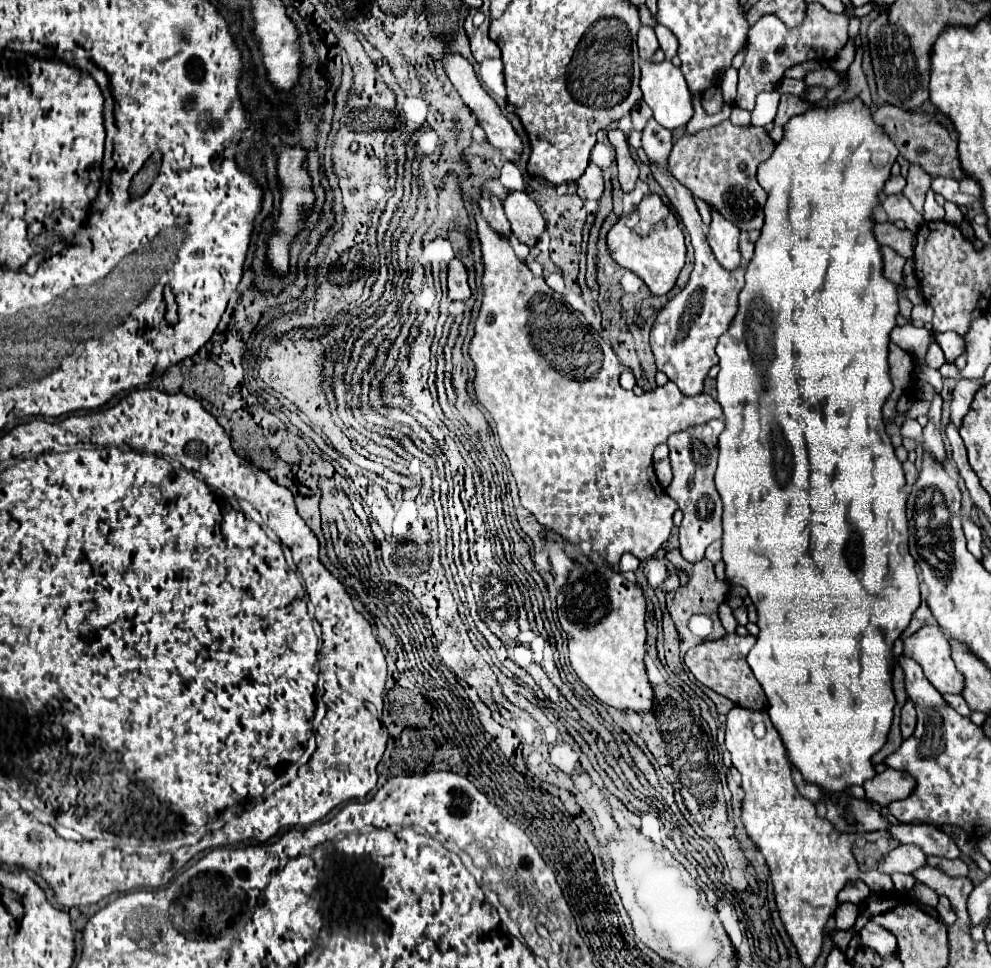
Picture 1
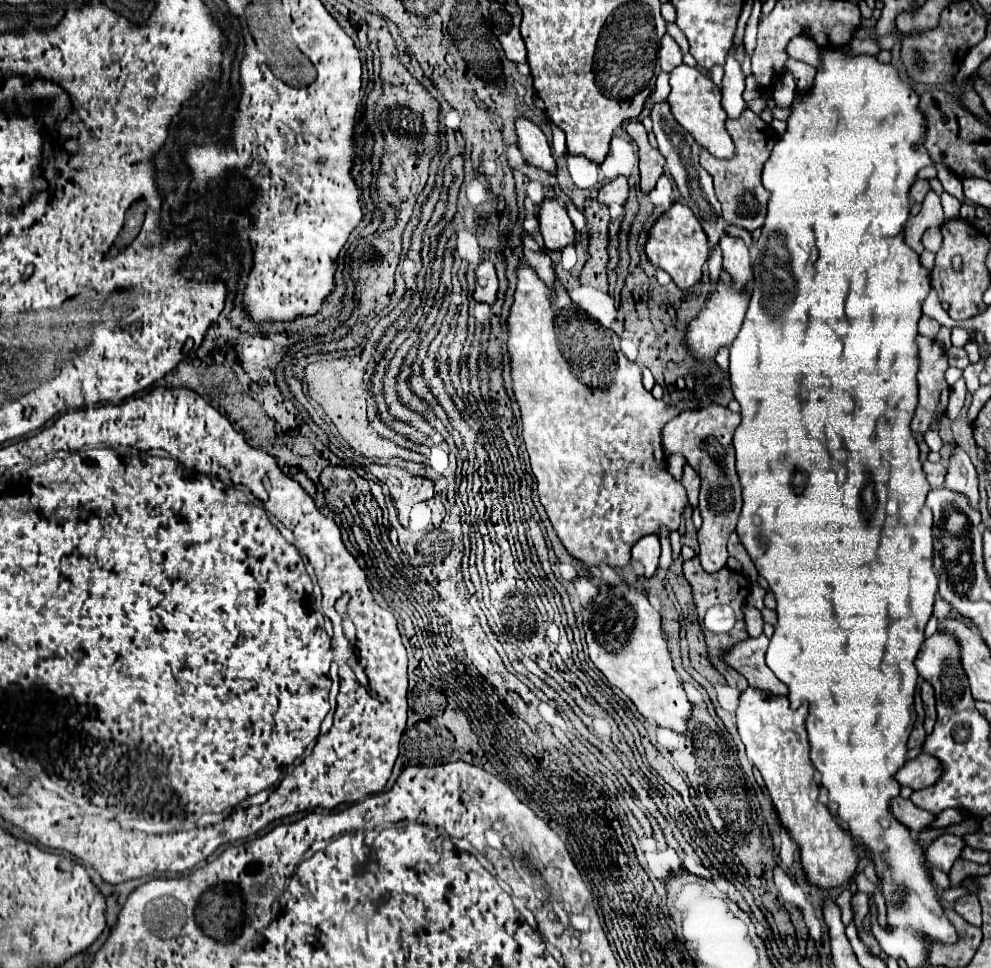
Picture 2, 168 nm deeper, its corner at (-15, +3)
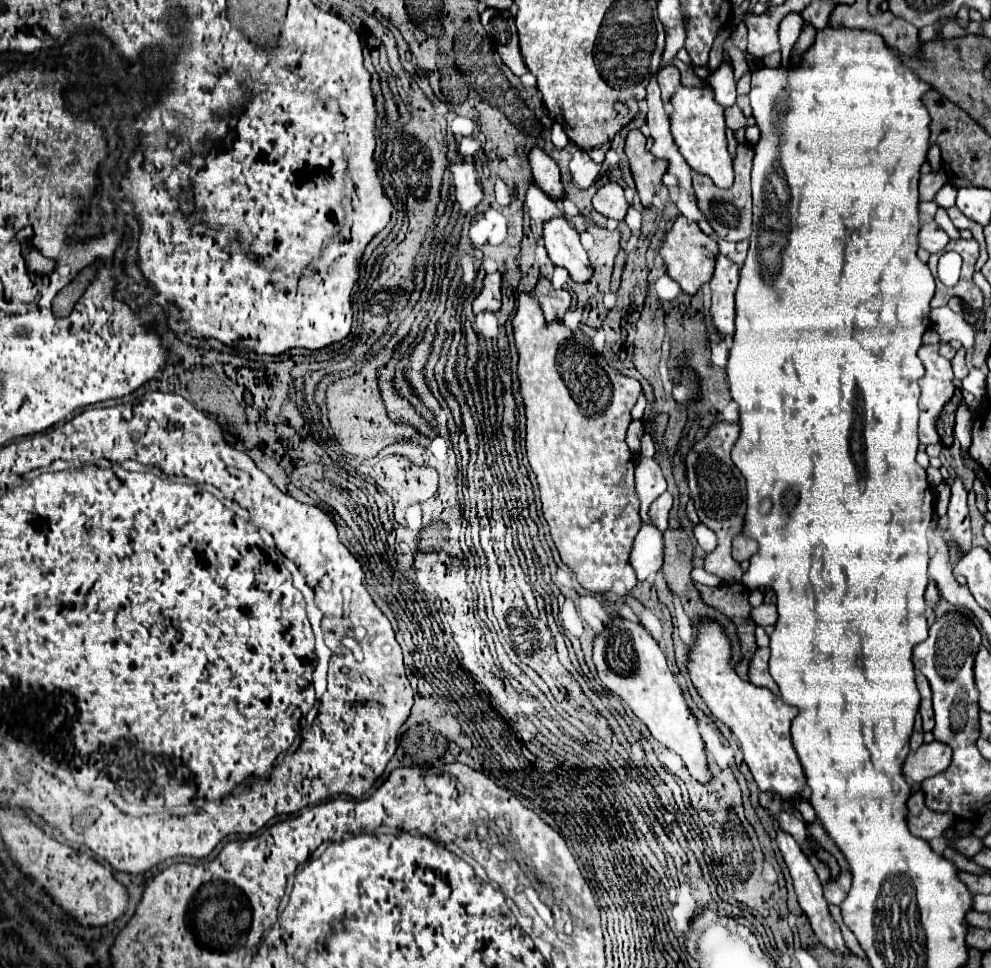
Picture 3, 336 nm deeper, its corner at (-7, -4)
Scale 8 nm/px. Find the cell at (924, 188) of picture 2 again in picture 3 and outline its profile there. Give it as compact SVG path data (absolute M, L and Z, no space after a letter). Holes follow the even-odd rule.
M941 170L939 174L931 172L927 176L921 176L919 180L919 200L921 202L927 202L927 200L933 200L933 196L937 194L937 190L947 182L947 176L945 172Z

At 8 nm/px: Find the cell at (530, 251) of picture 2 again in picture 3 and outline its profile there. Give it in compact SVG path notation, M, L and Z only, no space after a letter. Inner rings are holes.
M539 278L535 290L533 290L537 302L541 304L543 308L543 314L547 320L553 320L553 318L563 318L565 310L569 308L569 302L571 302L571 294L563 288L555 290L551 286L551 282L547 278Z

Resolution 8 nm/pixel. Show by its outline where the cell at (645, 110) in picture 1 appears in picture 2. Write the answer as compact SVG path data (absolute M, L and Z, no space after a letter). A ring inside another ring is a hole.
M661 72L657 77L655 89L650 96L650 102L655 104L666 100L670 90L669 74Z

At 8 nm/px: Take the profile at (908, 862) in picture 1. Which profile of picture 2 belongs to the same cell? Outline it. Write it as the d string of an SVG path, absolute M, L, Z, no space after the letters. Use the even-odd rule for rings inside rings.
M945 833L945 835L937 837L931 847L927 847L925 859L927 859L927 863L931 863L933 867L939 867L941 871L949 873L953 861L961 855L963 847L965 847L965 841L963 841L961 837L957 837L957 835L947 835L947 833Z

